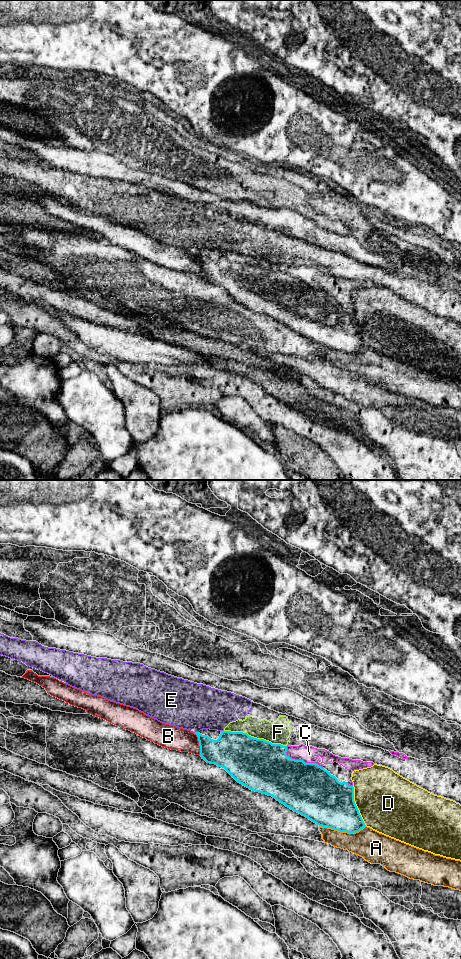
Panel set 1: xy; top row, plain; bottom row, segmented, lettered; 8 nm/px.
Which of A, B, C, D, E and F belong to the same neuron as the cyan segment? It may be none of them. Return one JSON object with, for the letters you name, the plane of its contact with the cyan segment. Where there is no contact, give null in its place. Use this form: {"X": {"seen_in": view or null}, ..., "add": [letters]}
{"add": []}

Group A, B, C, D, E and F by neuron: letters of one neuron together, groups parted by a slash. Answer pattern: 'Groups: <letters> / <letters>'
Groups: A / B / C / D / E F

